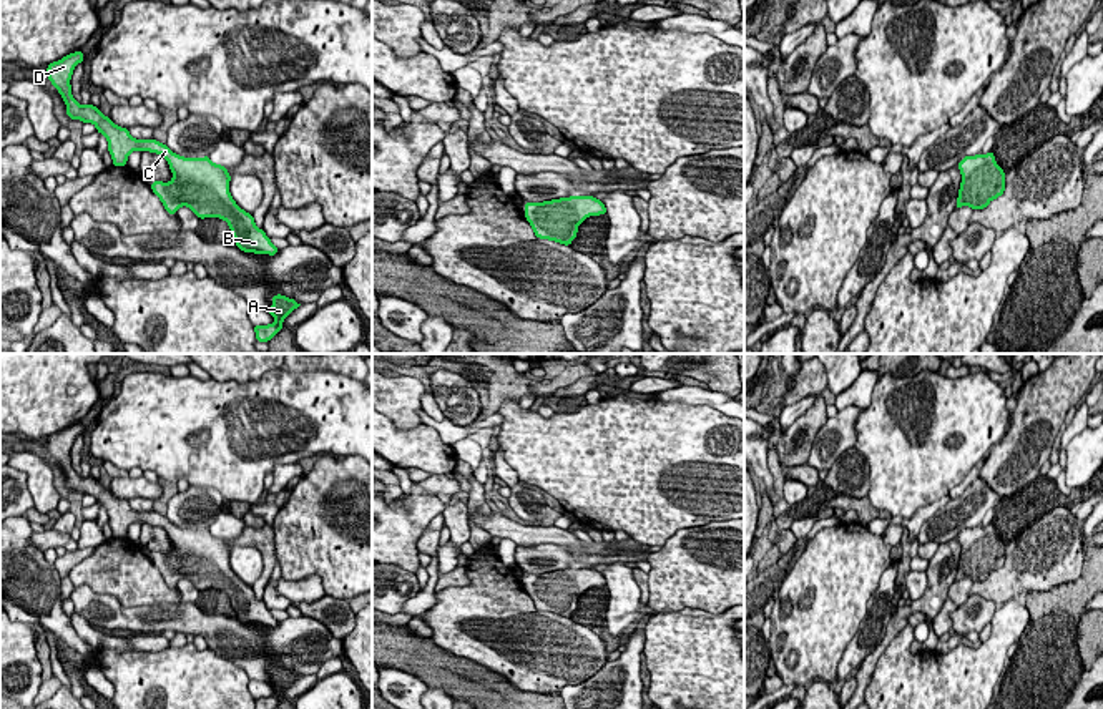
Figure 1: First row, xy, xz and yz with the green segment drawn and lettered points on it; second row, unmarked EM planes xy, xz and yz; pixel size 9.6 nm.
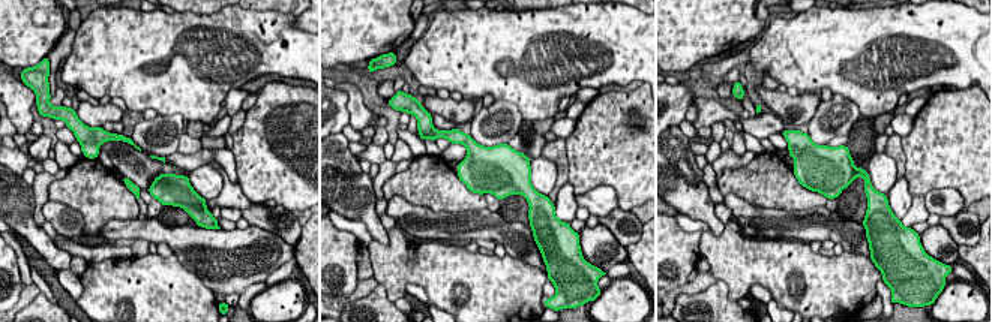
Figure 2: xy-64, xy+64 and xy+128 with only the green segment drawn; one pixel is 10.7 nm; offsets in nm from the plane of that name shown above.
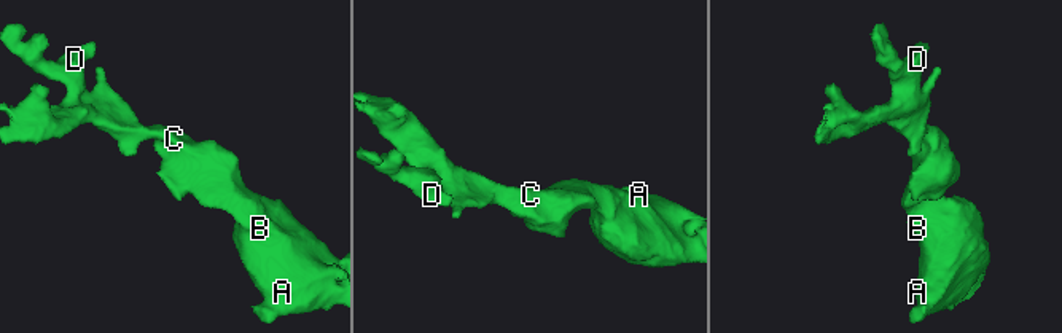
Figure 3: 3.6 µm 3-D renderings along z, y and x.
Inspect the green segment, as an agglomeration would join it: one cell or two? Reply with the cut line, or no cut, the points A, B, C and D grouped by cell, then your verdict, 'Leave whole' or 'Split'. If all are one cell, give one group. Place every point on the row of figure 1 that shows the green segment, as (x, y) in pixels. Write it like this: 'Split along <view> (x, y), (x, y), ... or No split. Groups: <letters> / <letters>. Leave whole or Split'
No split. Groups: A B C D. Leave whole

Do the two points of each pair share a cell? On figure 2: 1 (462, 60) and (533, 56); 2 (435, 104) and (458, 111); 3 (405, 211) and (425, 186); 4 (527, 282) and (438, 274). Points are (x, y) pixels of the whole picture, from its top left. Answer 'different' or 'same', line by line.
1: same
2: same
3: different
4: same

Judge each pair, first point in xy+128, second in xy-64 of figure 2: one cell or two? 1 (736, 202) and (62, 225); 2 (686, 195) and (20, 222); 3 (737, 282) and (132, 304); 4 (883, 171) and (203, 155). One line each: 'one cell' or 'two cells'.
1: one cell
2: one cell
3: one cell
4: two cells

